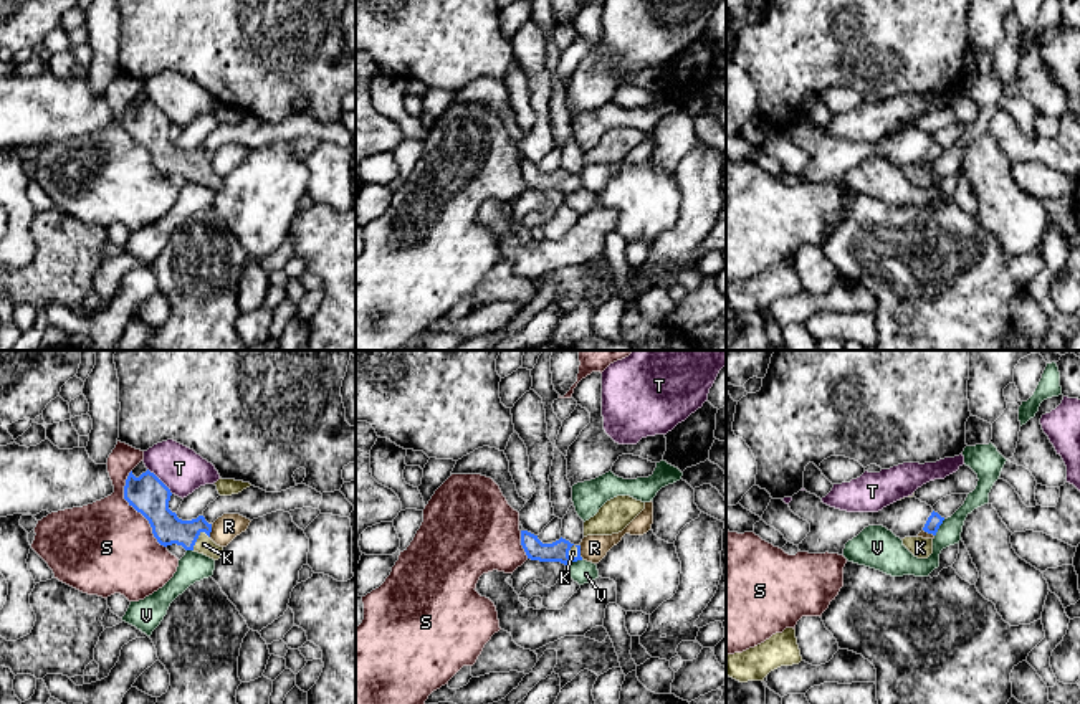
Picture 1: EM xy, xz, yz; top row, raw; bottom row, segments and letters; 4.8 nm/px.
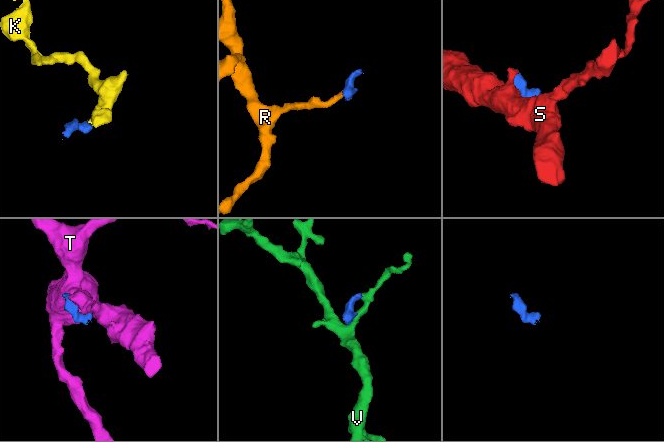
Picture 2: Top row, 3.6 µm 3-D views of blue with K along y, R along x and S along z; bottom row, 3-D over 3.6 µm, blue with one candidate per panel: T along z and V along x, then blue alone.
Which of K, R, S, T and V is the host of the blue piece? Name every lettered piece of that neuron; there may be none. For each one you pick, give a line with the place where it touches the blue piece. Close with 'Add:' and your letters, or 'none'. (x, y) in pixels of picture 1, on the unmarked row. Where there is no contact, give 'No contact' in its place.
K: Touches blue at xy (195, 171)
Add: K

